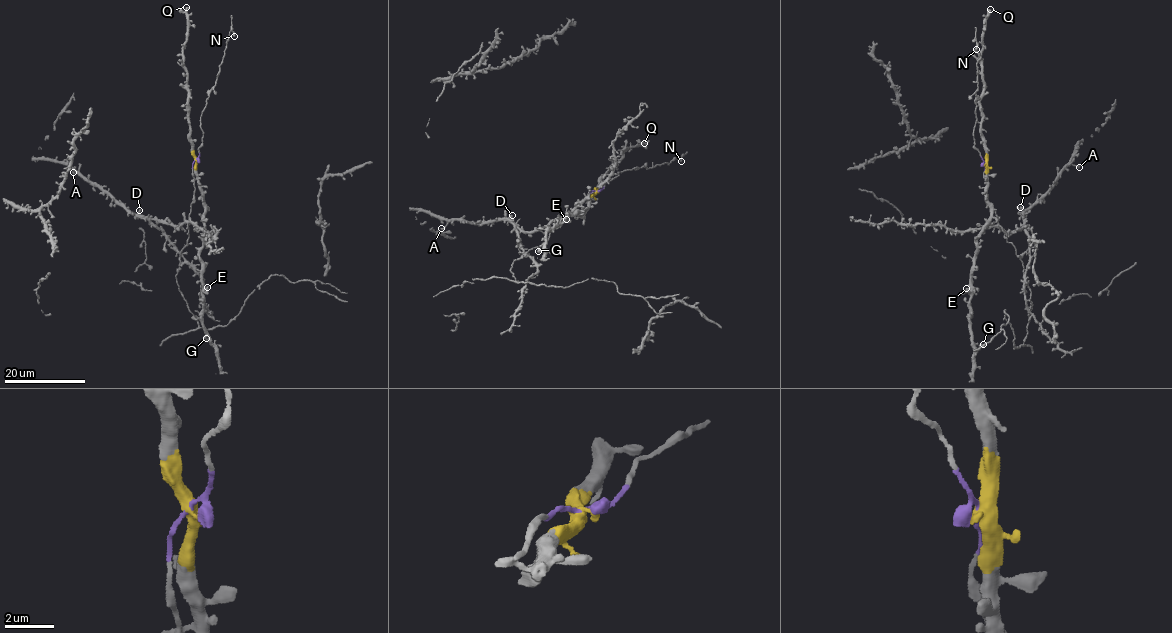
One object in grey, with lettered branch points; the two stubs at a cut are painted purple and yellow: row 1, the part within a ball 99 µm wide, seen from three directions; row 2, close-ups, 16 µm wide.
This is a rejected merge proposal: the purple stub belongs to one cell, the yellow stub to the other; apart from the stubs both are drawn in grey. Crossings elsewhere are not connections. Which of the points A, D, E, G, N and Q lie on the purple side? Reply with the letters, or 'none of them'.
A, D, N

